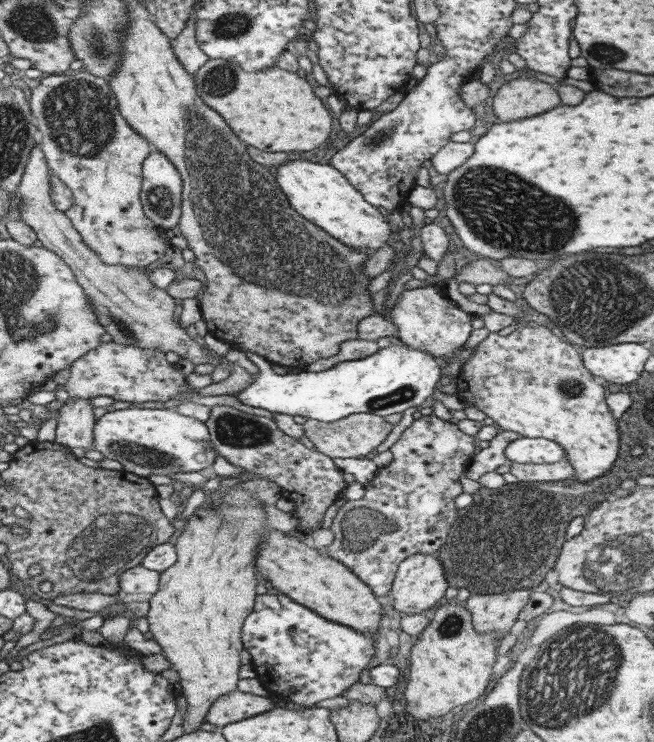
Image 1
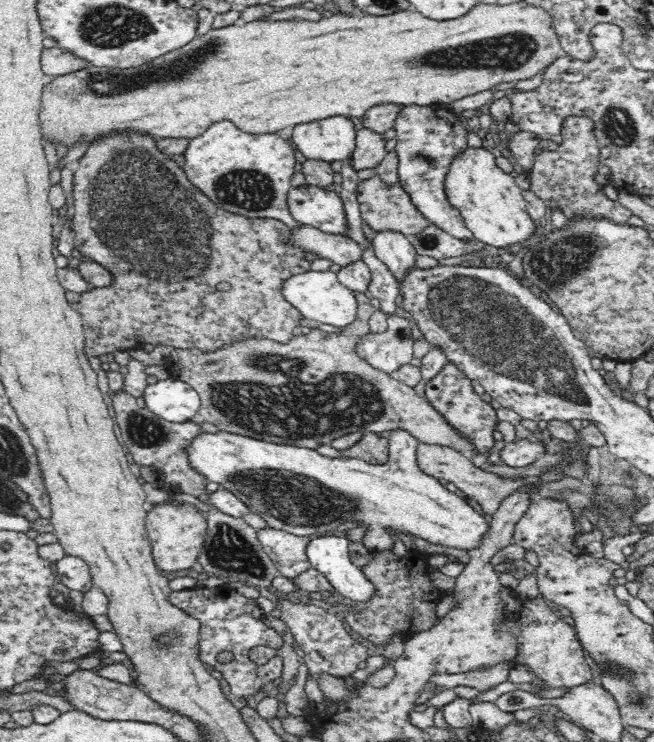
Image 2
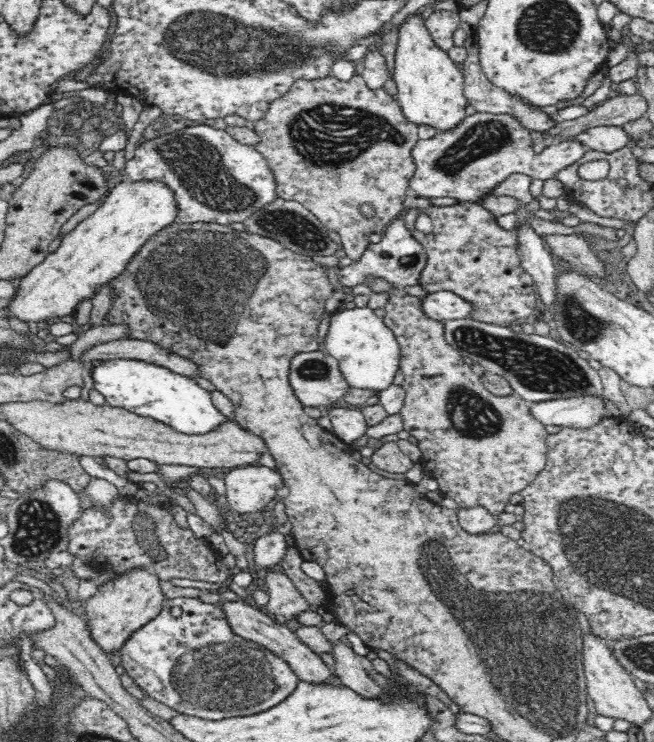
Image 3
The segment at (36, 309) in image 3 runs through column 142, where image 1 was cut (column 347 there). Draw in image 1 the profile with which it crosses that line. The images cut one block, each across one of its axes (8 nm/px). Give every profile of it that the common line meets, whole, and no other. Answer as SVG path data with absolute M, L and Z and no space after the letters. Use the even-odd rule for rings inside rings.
M289 160L277 166L275 180L281 192L297 214L329 234L331 238L361 251L369 258L391 235L389 225L374 206L371 206L330 164Z

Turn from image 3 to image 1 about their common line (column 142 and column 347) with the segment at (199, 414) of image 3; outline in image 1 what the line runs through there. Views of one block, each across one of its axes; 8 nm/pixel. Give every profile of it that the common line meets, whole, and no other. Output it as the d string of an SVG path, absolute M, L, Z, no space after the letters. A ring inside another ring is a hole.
M391 345L377 352L359 358L357 360L347 360L337 362L327 370L317 371L307 369L296 373L275 374L271 369L271 364L267 364L257 353L242 350L243 354L251 360L259 372L257 378L253 379L244 389L241 389L234 396L241 404L253 406L253 408L263 408L269 412L276 412L279 417L303 416L321 422L333 422L340 418L345 418L349 414L369 413L384 417L387 414L402 412L405 408L414 406L420 408L427 404L425 398L431 396L433 388L438 384L440 378L439 362L433 358L426 350L420 348L409 348L407 345Z

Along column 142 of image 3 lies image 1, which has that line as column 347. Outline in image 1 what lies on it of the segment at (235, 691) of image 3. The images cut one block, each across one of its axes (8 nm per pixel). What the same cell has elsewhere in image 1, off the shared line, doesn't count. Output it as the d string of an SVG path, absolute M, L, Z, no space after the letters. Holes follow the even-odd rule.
M261 594L255 595L254 603L249 614L245 617L243 621L240 639L242 642L243 650L247 650L250 656L250 666L253 668L256 674L257 680L261 683L261 686L267 690L267 692L273 692L282 700L288 703L289 706L294 708L313 708L318 702L322 700L327 700L329 698L335 698L341 695L345 690L347 690L352 684L358 682L361 672L366 667L370 667L375 663L374 654L374 639L367 631L356 631L350 629L349 626L343 626L341 623L331 622L329 619L323 618L321 615L315 614L312 610L293 602L289 597L284 594Z

